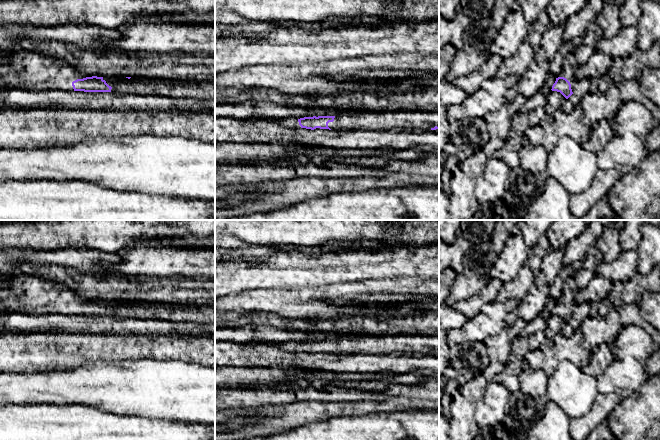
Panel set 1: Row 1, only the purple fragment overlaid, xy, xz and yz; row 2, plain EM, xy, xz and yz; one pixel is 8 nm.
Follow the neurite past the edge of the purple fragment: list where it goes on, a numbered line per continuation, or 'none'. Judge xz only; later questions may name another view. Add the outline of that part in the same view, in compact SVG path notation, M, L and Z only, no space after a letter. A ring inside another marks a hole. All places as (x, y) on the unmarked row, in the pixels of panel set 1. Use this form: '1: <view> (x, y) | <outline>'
1: xz (387, 344) | M396 335L344 337L328 347L332 354L391 354L396 352L419 352L428 354L439 351L439 335Z
2: xz (291, 346) | M289 341L289 342L279 342L279 343L267 343L267 342L262 342L262 343L266 343L266 344L272 344L272 345L276 346L277 348L280 348L280 349L285 350L285 351L288 351L288 352L293 352L293 353L301 353L301 350L299 349L299 346L298 346L298 344L299 344L300 342Z

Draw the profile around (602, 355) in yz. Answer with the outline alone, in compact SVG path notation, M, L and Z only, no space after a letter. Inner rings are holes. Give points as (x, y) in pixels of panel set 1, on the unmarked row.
M603 343L591 349L590 362L582 370L585 374L598 378L613 360L610 345Z

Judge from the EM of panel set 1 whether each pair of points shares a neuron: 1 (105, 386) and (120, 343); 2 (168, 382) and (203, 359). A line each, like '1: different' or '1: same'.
1: different
2: different

